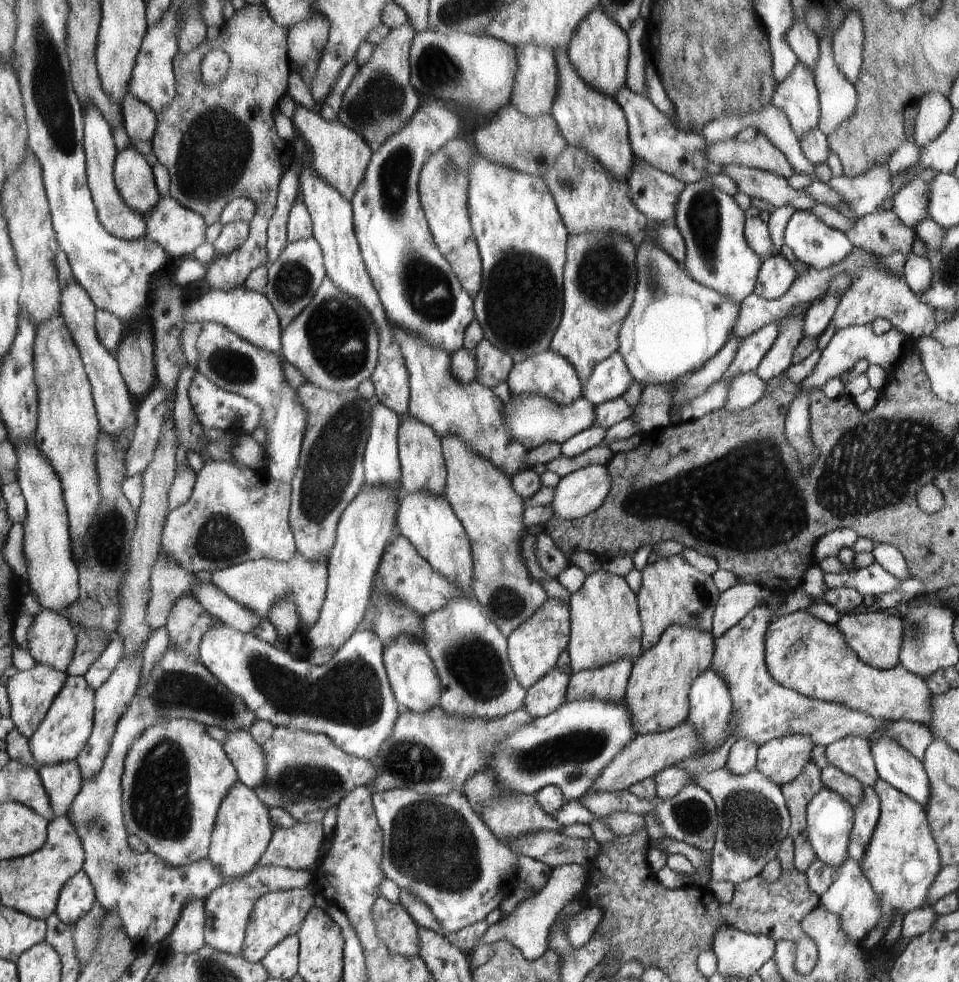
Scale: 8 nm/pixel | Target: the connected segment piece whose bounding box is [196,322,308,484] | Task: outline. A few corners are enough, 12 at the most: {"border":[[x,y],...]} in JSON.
{"border":[[202,323],[198,371],[252,400],[264,474],[291,484],[308,414],[281,354]]}

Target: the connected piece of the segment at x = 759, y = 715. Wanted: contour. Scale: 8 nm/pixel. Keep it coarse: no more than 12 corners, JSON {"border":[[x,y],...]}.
{"border":[[762,603],[713,639],[712,670],[738,740],[828,746],[890,736],[923,760],[914,721],[874,720],[778,684],[766,668]]}

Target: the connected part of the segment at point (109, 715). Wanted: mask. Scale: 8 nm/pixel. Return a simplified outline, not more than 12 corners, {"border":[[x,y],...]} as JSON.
{"border":[[144,648],[120,658],[95,692],[93,727],[78,754],[82,783],[104,766],[128,710]]}

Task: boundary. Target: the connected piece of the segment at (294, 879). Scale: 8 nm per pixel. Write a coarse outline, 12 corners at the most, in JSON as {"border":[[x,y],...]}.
{"border":[[258,866],[205,902],[205,944],[242,957],[258,898],[304,889],[309,871]]}

